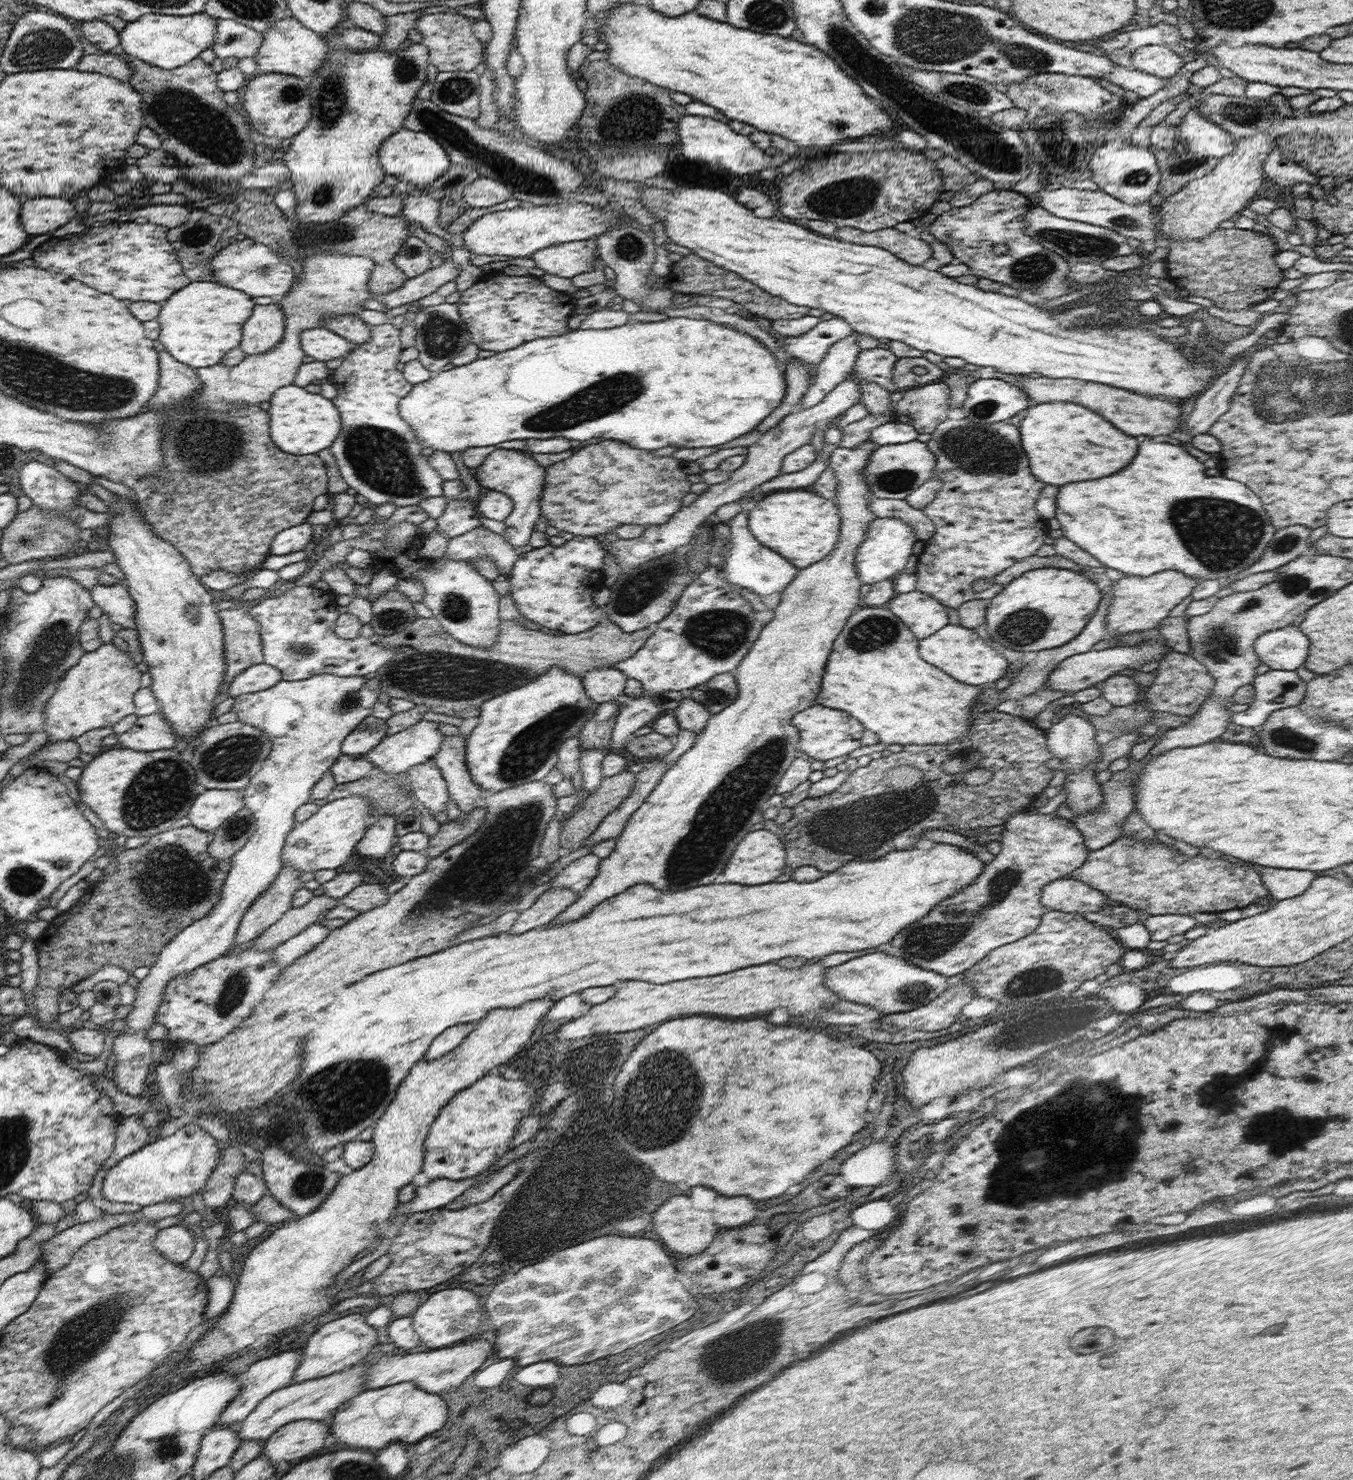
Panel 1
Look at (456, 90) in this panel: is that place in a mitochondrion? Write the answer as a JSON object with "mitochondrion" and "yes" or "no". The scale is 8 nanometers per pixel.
{"mitochondrion":"yes"}

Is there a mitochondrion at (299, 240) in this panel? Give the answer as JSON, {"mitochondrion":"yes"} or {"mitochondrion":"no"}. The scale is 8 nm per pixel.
{"mitochondrion":"yes"}

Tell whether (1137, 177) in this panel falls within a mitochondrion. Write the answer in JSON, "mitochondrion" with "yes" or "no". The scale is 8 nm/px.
{"mitochondrion":"yes"}

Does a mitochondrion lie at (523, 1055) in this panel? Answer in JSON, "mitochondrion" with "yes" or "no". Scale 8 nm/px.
{"mitochondrion":"no"}

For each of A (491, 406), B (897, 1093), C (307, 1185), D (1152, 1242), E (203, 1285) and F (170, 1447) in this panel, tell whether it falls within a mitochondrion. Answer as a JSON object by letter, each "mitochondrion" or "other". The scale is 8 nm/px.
{"A":"other","B":"other","C":"mitochondrion","D":"other","E":"other","F":"mitochondrion"}

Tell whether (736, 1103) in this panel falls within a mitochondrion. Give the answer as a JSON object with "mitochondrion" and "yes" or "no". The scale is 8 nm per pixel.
{"mitochondrion":"no"}

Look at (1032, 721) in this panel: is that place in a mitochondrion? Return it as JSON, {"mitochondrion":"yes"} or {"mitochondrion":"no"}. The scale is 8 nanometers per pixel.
{"mitochondrion":"no"}

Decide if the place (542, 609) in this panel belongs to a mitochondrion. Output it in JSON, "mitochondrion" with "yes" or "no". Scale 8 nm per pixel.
{"mitochondrion":"no"}

